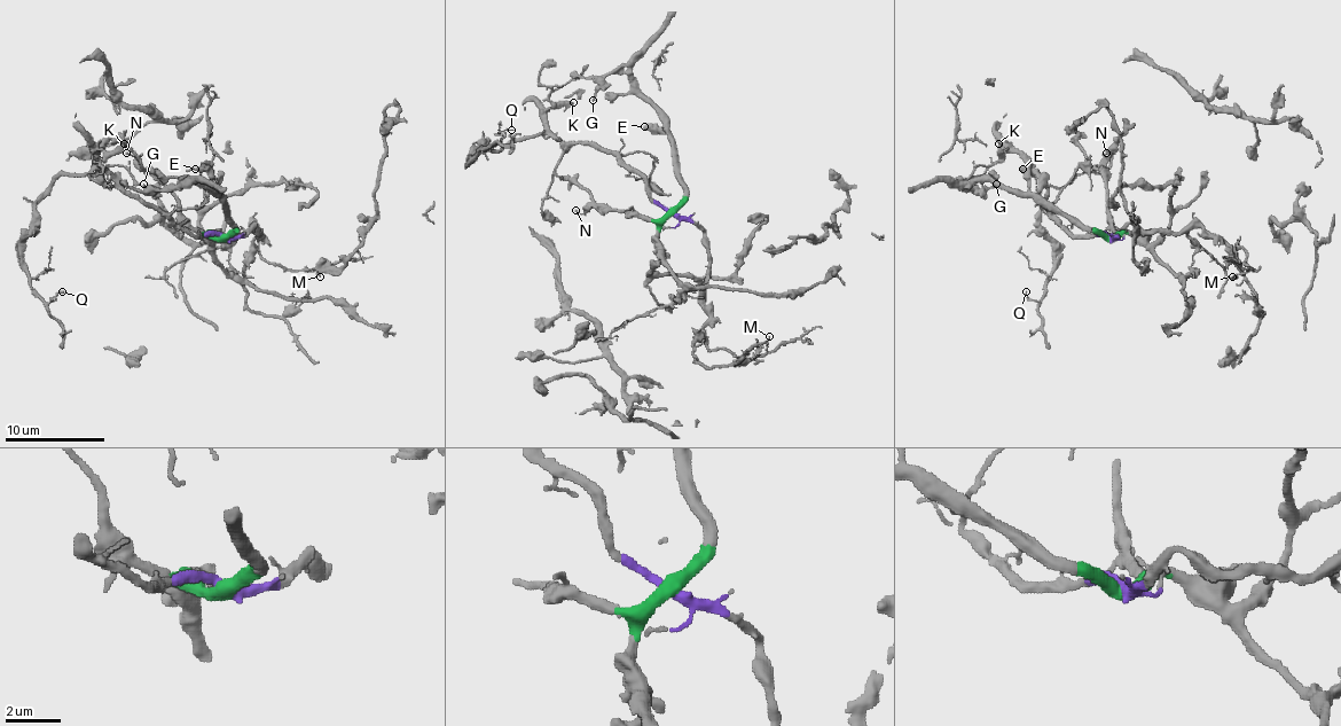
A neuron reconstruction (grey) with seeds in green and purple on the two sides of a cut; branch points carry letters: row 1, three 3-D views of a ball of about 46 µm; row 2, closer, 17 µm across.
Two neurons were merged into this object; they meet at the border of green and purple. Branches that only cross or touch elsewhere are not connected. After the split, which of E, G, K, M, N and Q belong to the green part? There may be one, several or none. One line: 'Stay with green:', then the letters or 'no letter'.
Stay with green: E, G, N

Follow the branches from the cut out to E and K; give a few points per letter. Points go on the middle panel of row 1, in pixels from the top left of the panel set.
E: (672, 213), (684, 193), (684, 182), (677, 168), (677, 150), (665, 133), (644, 125)
K: (672, 213), (650, 195), (650, 186), (612, 153), (591, 146), (564, 142), (549, 127), (544, 112), (572, 103)

